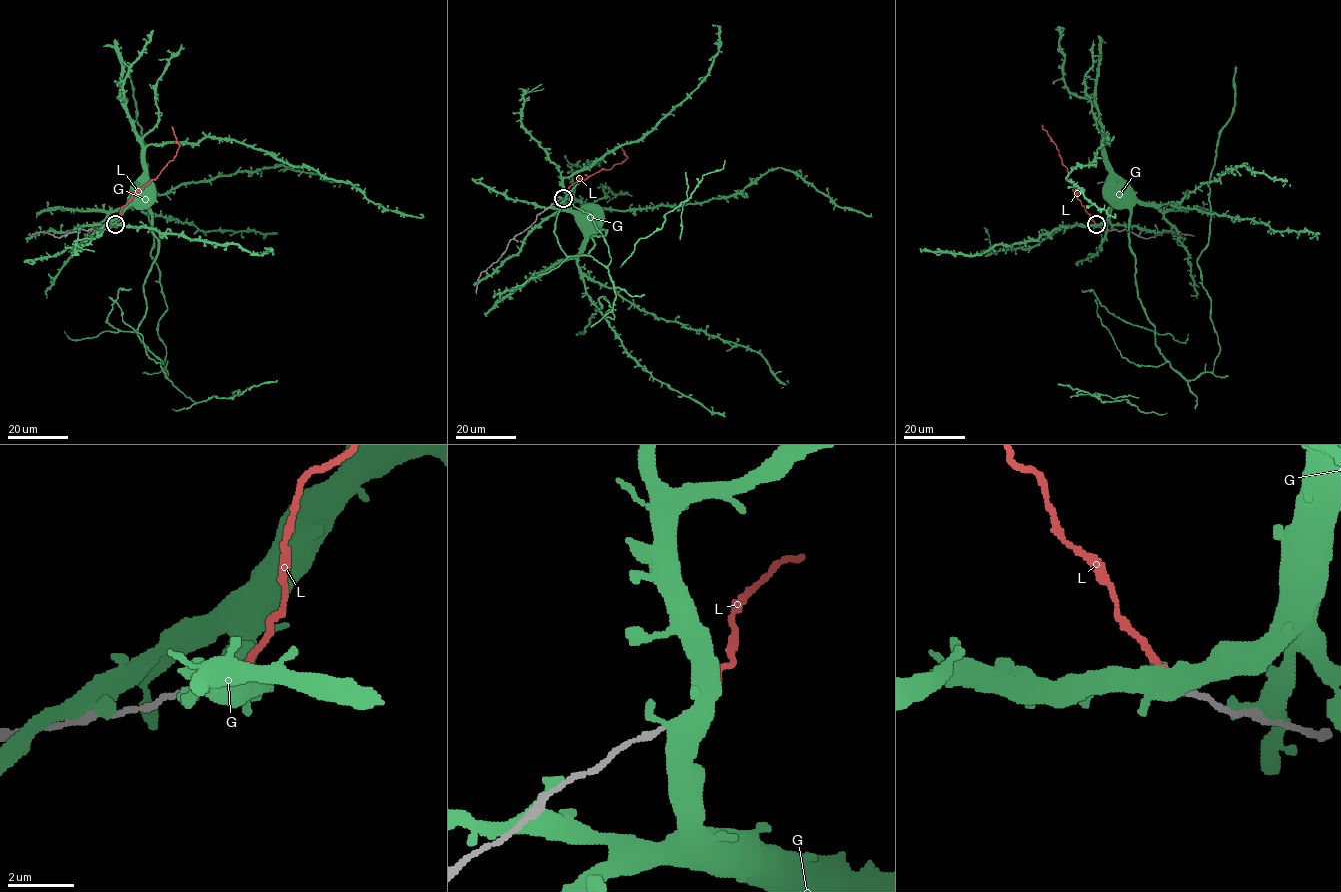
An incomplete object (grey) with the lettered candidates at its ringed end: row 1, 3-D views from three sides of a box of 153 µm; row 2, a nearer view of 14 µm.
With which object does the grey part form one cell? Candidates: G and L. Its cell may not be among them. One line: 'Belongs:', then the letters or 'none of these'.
Belongs: none of these

